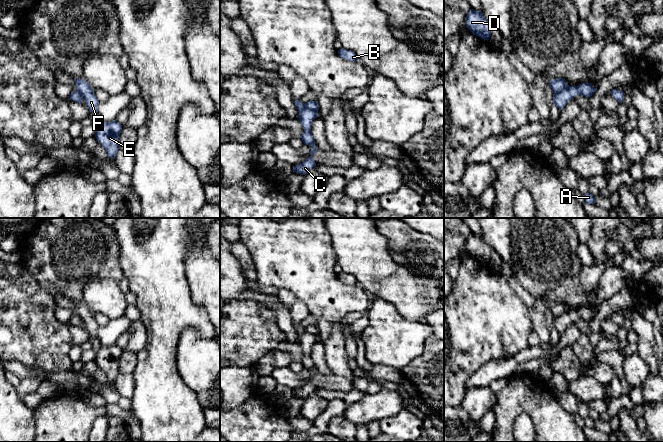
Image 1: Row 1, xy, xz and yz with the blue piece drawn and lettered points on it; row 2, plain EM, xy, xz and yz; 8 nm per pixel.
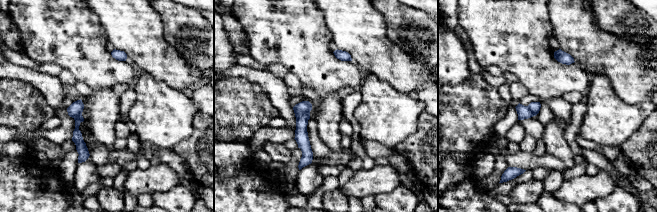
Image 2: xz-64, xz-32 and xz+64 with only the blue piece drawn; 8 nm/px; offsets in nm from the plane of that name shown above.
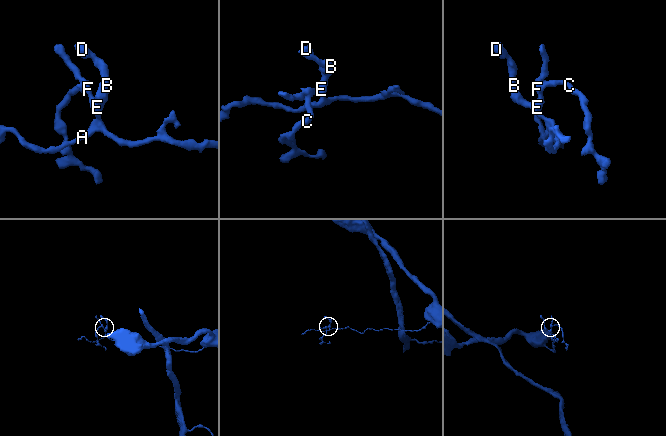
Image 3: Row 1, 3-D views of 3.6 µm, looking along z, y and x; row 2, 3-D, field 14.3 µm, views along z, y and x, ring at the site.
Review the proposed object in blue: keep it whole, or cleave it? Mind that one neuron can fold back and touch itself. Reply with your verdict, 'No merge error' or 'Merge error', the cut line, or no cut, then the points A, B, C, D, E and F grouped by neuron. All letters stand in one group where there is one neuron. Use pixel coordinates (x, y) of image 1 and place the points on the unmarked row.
Merge error. Split along xz (303, 328), (317, 336). Groups: A B D E F / C

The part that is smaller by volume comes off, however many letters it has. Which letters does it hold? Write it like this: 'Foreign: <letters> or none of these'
Foreign: C

